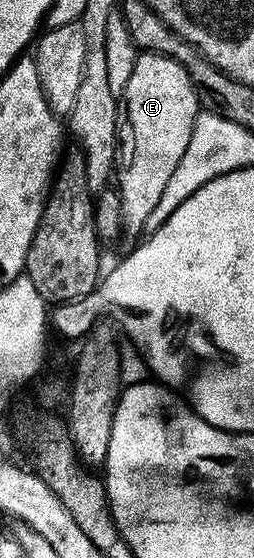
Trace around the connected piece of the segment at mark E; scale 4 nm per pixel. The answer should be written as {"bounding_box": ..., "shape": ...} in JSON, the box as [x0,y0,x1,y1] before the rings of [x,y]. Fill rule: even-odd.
{"bounding_box":[116,53,198,239],"shape":[[[139,53],[124,95],[124,121],[120,126],[122,155],[116,170],[116,189],[124,208],[122,229],[127,239],[137,239],[142,234],[144,220],[148,220],[148,215],[155,210],[164,188],[168,185],[168,179],[172,177],[172,172],[176,172],[176,164],[180,164],[184,156],[184,148],[188,148],[188,140],[192,140],[192,128],[198,113],[198,91],[195,90],[186,69],[163,54]]]}

